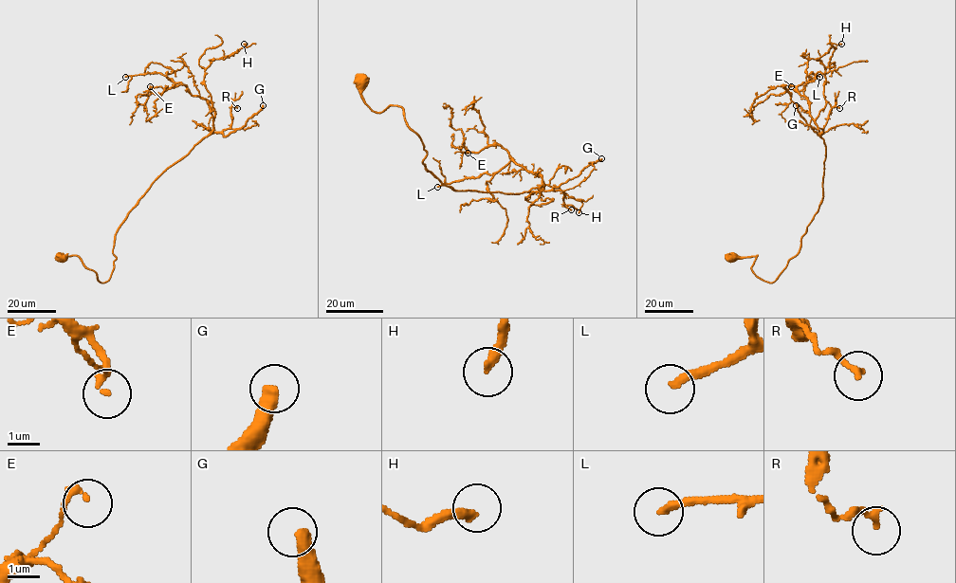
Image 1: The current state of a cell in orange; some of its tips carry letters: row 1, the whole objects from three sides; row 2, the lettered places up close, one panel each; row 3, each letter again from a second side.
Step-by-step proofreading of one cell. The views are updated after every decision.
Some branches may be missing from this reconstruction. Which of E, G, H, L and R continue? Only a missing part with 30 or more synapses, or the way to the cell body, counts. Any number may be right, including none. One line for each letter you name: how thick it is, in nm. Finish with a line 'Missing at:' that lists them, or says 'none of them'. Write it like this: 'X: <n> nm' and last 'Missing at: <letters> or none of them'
G: 440 nm
L: 220 nm
Missing at: G, L

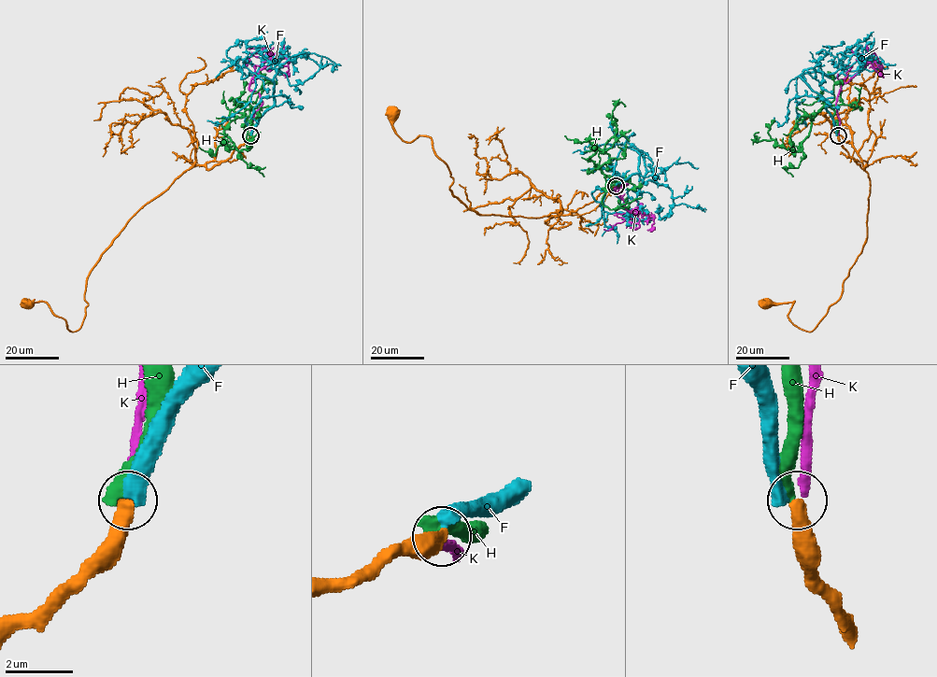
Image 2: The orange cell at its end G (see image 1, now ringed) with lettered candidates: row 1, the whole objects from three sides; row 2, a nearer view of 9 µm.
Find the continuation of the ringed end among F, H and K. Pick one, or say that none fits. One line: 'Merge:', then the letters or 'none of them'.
Merge: none of them

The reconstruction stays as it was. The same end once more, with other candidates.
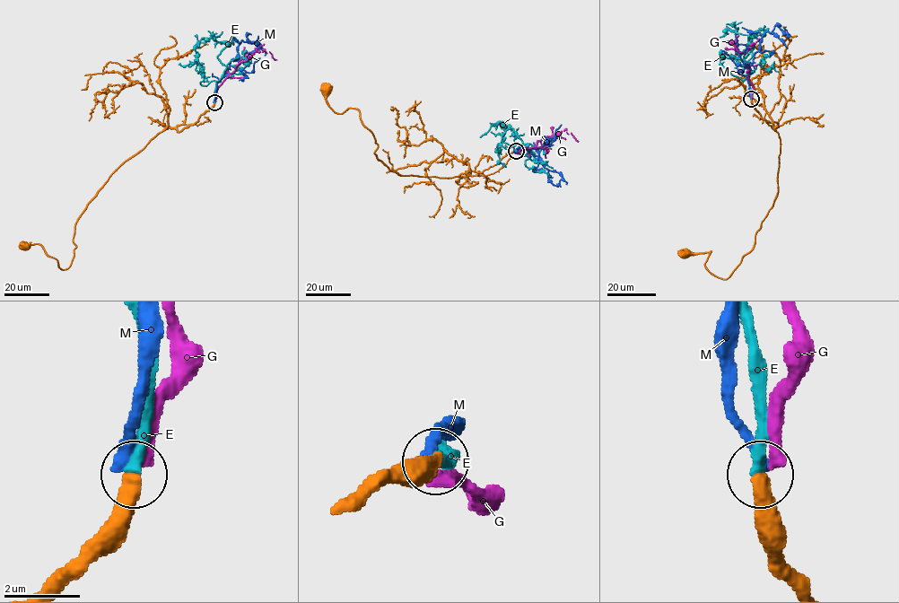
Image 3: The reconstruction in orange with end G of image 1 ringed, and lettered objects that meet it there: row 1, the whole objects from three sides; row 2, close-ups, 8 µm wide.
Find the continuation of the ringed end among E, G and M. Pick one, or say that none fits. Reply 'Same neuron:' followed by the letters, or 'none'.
Same neuron: E

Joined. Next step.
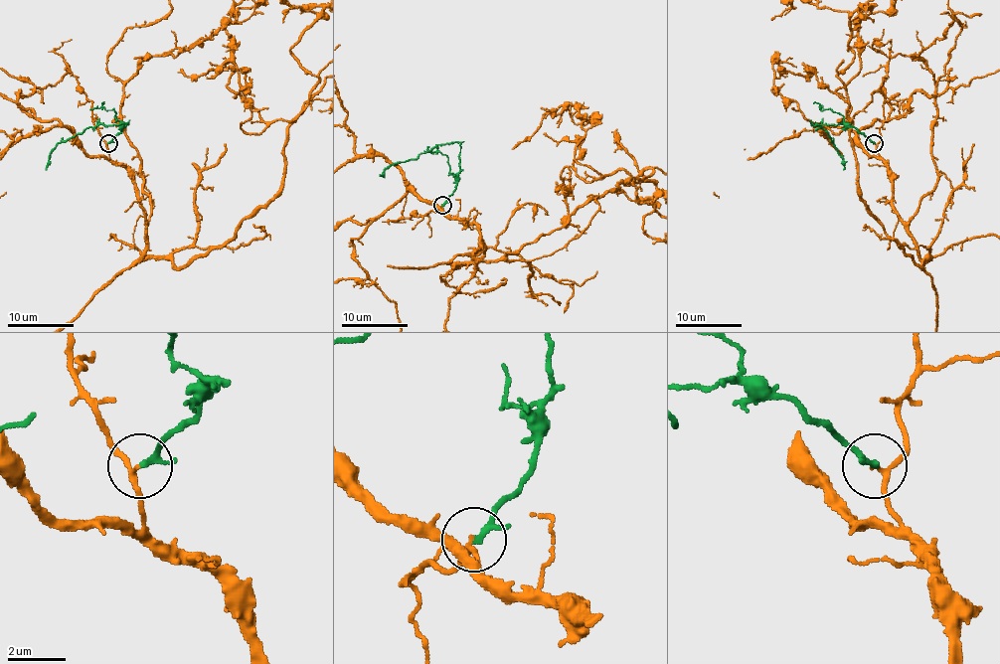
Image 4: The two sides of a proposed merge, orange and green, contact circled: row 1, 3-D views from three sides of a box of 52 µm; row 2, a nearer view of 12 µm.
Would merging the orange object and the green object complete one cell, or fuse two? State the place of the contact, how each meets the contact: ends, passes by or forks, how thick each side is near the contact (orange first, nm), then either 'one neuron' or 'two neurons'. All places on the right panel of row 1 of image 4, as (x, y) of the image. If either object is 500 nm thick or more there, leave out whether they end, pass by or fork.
at (874, 143); orange passes by; green passes by; 150 nm thick on the orange side, 160 nm on the other; two neurons

